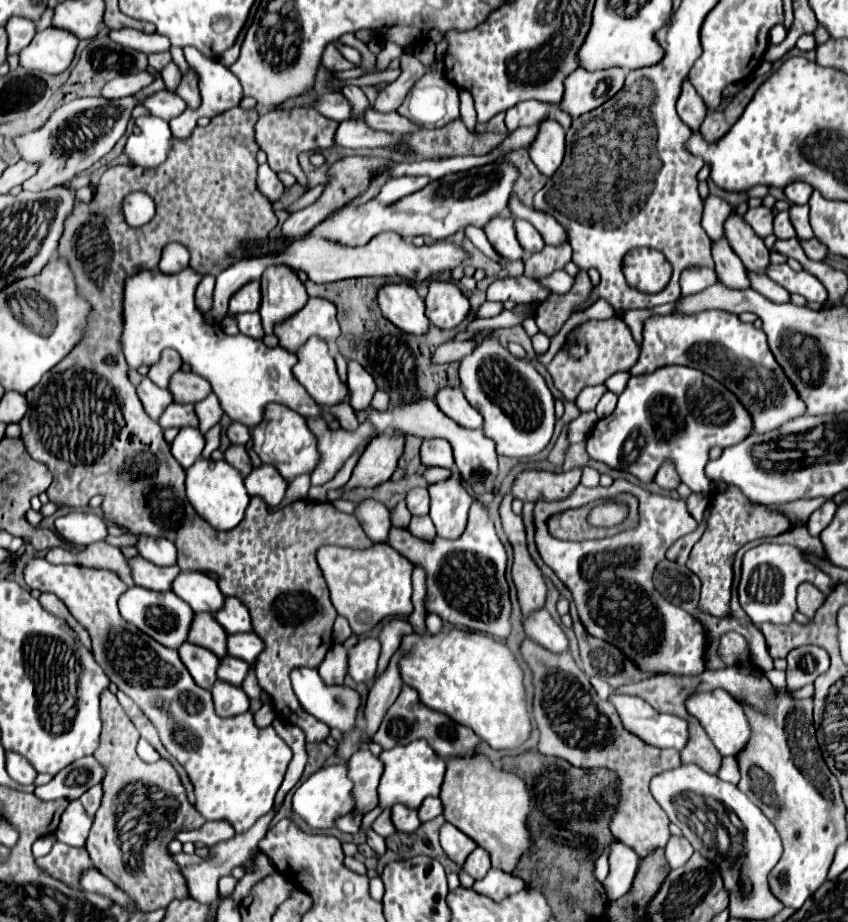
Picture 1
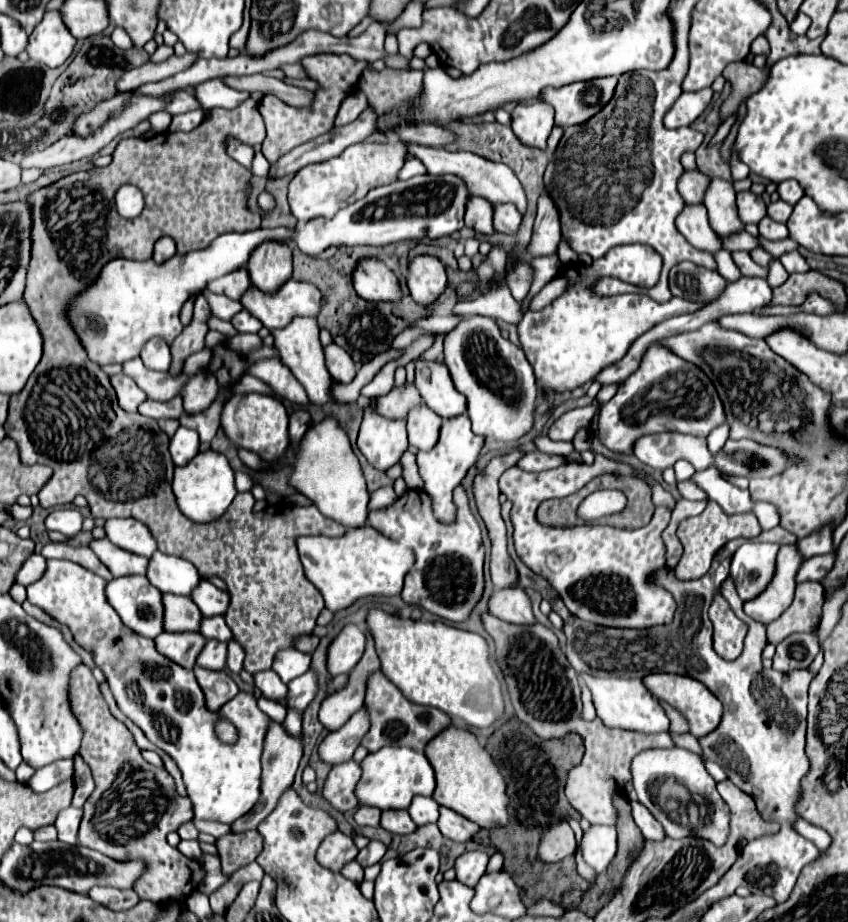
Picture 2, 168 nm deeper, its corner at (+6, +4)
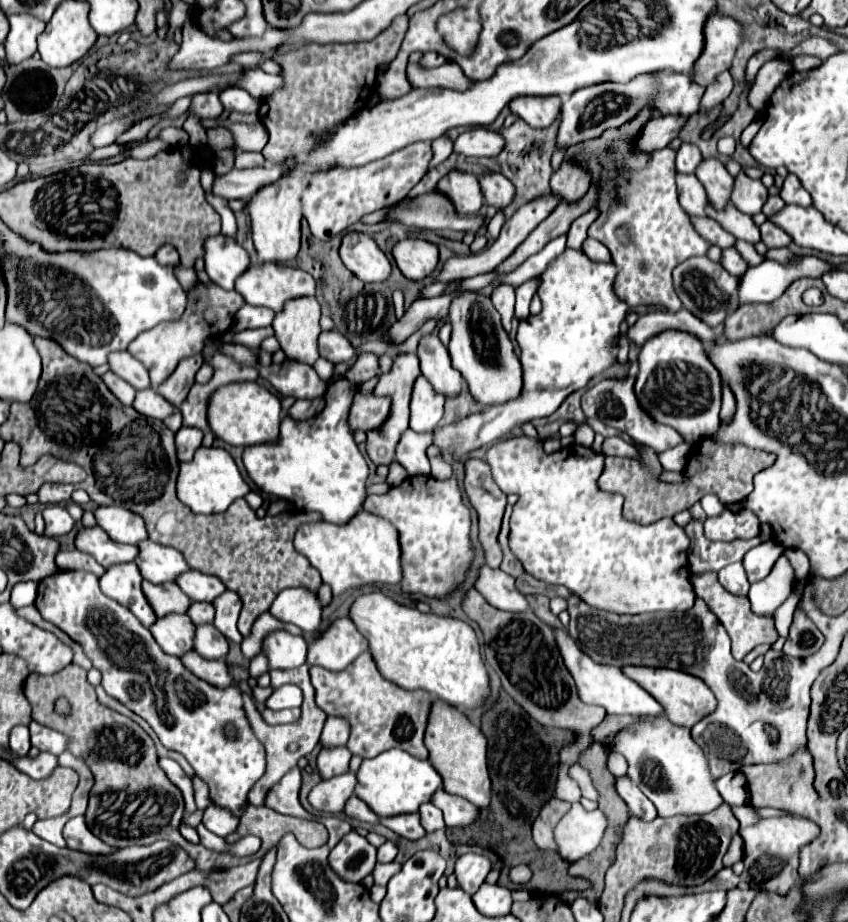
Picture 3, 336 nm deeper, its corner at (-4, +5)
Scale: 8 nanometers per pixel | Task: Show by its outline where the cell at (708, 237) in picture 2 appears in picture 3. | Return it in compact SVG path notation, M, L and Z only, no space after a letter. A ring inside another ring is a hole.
M678 173L678 185L680 185L680 205L690 217L708 217L706 207L708 207L708 195L704 185L696 177L684 177Z

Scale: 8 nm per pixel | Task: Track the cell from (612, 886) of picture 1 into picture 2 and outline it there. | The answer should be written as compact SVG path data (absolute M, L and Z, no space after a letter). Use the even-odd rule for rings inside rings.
M592 826L582 834L582 858L596 872L604 872L616 854L616 830L612 826Z

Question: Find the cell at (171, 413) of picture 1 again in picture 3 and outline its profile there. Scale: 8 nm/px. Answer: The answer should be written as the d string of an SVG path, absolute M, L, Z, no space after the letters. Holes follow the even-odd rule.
M154 389L138 391L136 401L134 401L132 407L138 413L142 413L146 417L152 417L152 419L166 419L176 411L174 405L170 401L166 401L162 395L158 395Z

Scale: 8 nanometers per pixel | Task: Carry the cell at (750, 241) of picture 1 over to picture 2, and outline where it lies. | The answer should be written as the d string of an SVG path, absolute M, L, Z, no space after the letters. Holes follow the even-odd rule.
M710 178L710 186L706 188L704 206L708 208L710 226L716 234L730 236L744 228L744 224L738 218L736 192L732 188L732 182L722 180L722 178Z

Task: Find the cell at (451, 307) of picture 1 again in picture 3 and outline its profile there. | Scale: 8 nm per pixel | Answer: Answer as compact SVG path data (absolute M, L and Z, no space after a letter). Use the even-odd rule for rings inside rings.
M424 239L398 241L392 253L400 271L412 281L424 281L428 277L434 277L440 267L438 247Z

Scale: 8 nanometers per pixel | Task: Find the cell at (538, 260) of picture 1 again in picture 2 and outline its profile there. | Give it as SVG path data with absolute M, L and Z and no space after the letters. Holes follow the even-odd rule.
M544 192L538 198L538 216L534 224L532 242L528 246L528 256L534 258L542 254L552 254L556 252L560 240L562 240L562 232L560 232L558 208L550 202L550 196Z

